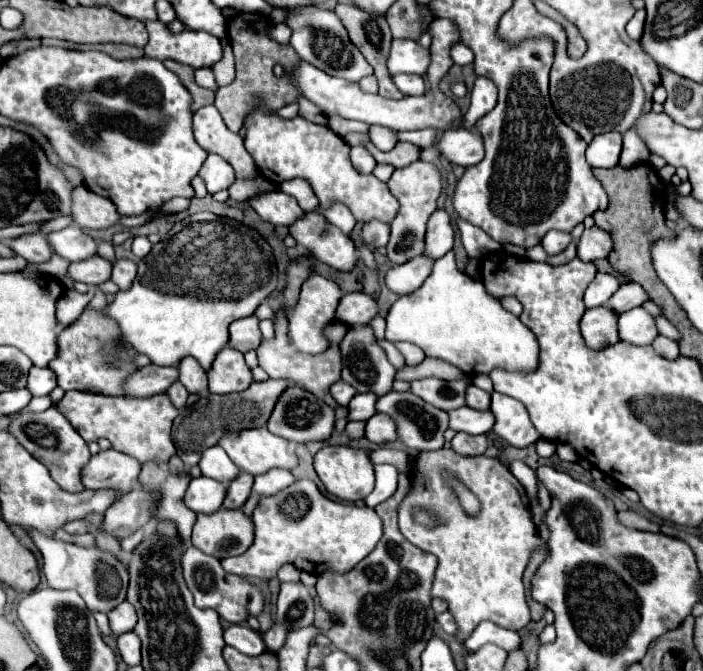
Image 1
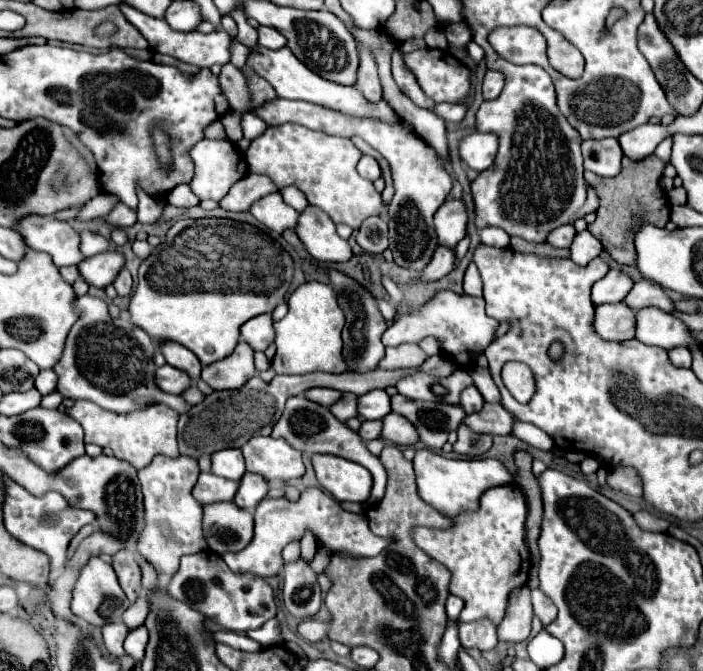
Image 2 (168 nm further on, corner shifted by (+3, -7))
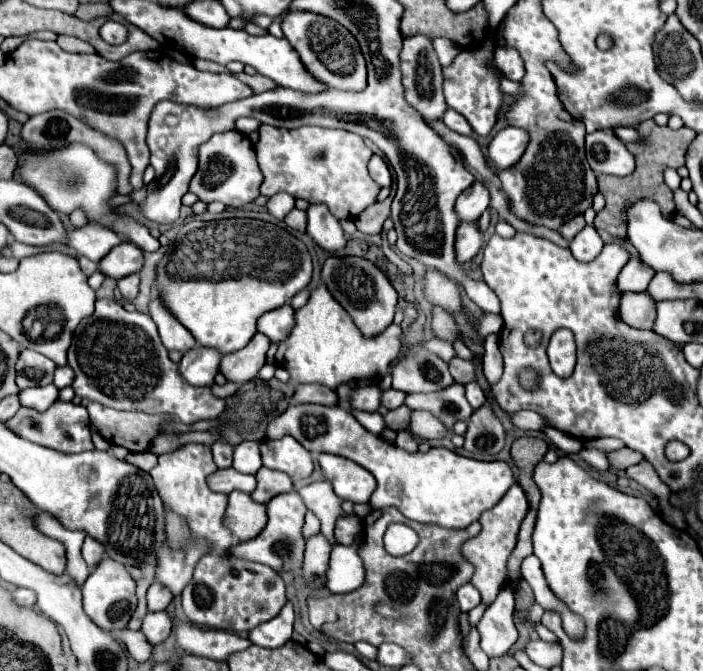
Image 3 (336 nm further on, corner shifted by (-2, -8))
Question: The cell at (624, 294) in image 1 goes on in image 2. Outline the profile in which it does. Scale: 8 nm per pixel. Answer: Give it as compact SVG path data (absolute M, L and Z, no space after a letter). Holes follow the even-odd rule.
M641 279L639 283L635 283L623 303L627 307L633 307L635 311L639 311L641 307L657 307L667 313L673 311L673 301L665 295L661 285L651 283L649 279Z

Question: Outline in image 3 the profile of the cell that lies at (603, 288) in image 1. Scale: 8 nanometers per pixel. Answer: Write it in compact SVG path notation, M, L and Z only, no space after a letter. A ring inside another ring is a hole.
M632 258L618 276L620 292L644 292L654 278L654 270L648 264L642 264L640 258Z

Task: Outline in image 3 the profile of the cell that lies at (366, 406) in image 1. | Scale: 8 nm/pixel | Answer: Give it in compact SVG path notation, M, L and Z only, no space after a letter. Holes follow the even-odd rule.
M390 388L390 390L386 390L382 394L382 406L388 408L388 410L394 410L394 408L398 408L398 406L404 404L404 398L406 398L406 392Z

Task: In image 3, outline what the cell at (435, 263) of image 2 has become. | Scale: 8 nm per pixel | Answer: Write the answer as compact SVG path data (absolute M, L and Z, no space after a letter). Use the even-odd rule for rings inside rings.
M460 222L456 230L456 256L458 262L472 260L482 248L484 234L478 228L478 222Z

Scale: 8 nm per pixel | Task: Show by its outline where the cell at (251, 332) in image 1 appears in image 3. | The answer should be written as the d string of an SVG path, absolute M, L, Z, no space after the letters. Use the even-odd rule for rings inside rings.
M290 304L270 310L262 314L258 320L258 332L266 334L272 342L282 342L292 328L294 328L294 308Z

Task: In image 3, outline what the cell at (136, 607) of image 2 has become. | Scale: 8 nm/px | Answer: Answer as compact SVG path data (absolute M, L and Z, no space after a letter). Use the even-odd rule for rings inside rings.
M154 582L150 588L148 588L148 610L150 612L158 612L158 610L166 610L168 604L172 602L172 592L164 586L164 584L158 584Z

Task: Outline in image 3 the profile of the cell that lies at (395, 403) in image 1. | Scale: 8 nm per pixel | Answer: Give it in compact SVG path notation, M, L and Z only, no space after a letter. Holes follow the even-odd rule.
M454 382L450 388L428 392L428 394L408 394L406 402L412 410L428 410L438 420L442 420L450 430L458 420L468 420L472 416L472 408L464 398L464 386Z

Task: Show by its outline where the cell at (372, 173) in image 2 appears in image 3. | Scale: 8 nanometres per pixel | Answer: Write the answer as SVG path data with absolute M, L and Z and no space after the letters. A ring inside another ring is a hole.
M372 156L372 158L370 158L368 170L370 170L370 176L372 176L380 186L390 186L390 184L392 184L390 170L388 170L386 162L384 162L380 156Z

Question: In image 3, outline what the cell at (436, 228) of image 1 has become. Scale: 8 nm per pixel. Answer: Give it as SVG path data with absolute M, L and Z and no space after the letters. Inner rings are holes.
M474 182L456 202L456 212L462 222L474 222L490 204L490 192L482 182Z

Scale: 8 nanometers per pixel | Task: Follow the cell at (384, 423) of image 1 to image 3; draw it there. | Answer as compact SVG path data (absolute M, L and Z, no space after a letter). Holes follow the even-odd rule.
M414 410L412 412L412 420L410 420L410 426L408 430L414 434L414 436L420 436L424 440L432 440L432 438L444 438L448 436L448 428L440 422L440 420L434 420L434 416L426 410Z

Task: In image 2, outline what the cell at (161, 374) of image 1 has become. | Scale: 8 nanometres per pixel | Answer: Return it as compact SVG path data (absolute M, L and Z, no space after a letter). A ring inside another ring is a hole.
M163 365L157 369L157 379L155 379L157 387L165 393L171 393L171 395L181 395L187 387L189 387L189 377L175 369L175 367L169 367L169 365Z

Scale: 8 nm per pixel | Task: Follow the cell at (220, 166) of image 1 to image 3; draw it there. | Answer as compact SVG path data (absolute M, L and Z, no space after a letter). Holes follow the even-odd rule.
M236 130L214 134L206 144L200 146L200 168L190 182L190 192L194 192L202 202L222 202L226 206L242 208L260 196L260 184L264 176L256 162L256 152L246 134ZM216 162L224 162L220 168ZM228 162L228 168L226 168Z

